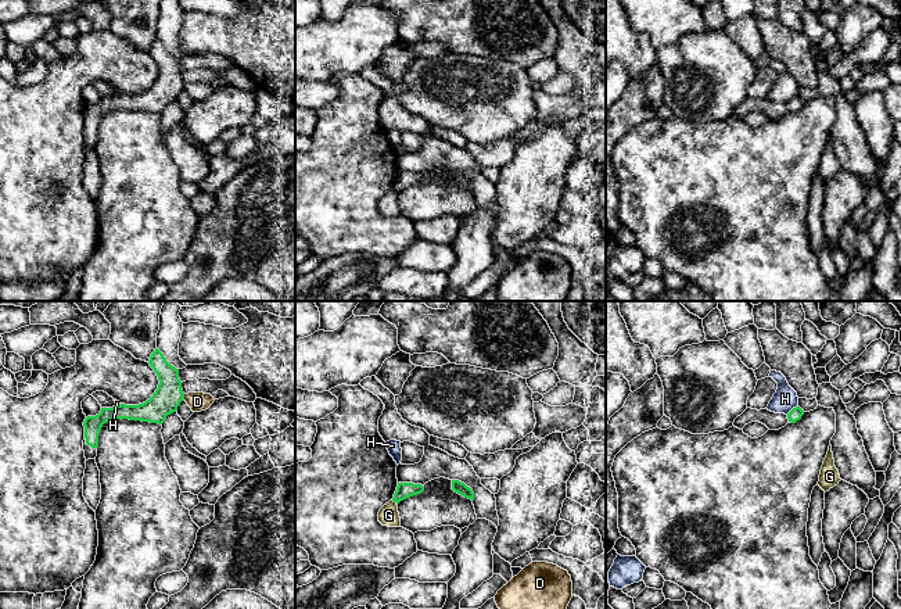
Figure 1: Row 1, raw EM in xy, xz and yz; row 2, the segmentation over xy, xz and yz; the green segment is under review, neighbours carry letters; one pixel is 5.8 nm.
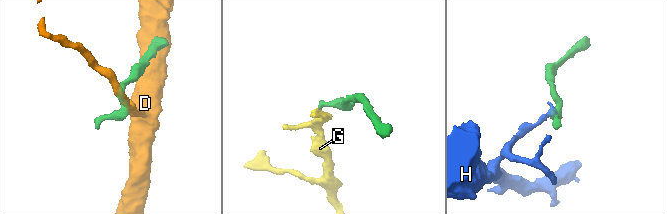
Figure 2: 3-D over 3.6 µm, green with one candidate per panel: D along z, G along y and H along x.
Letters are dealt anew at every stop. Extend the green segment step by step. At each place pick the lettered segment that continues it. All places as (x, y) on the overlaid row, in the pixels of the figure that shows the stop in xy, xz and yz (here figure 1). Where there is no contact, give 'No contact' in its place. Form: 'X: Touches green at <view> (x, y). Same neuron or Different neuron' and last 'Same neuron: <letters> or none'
D: Touches green at xy (183, 397). Different neuron
G: Touches green at xz (395, 501). Different neuron
H: Touches green at yz (792, 409). Different neuron
Same neuron: none

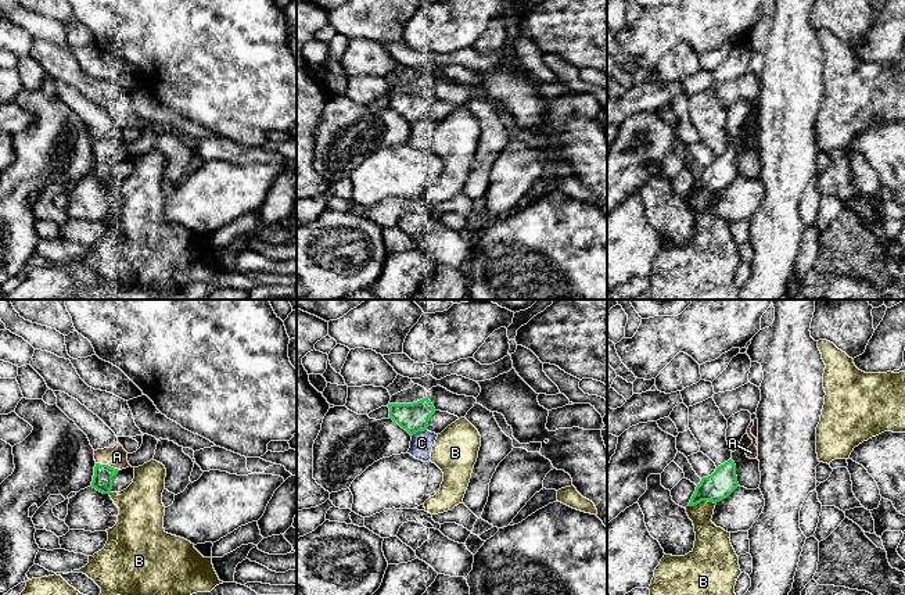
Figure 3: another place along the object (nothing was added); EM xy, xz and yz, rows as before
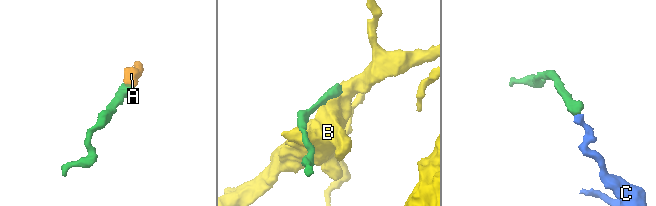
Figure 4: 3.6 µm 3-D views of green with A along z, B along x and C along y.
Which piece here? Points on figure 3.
A: Touches green at xy (107, 465). Same neuron
B: Touches green at yz (701, 499). Different neuron
C: Touches green at xz (419, 430). Different neuron
Same neuron: A

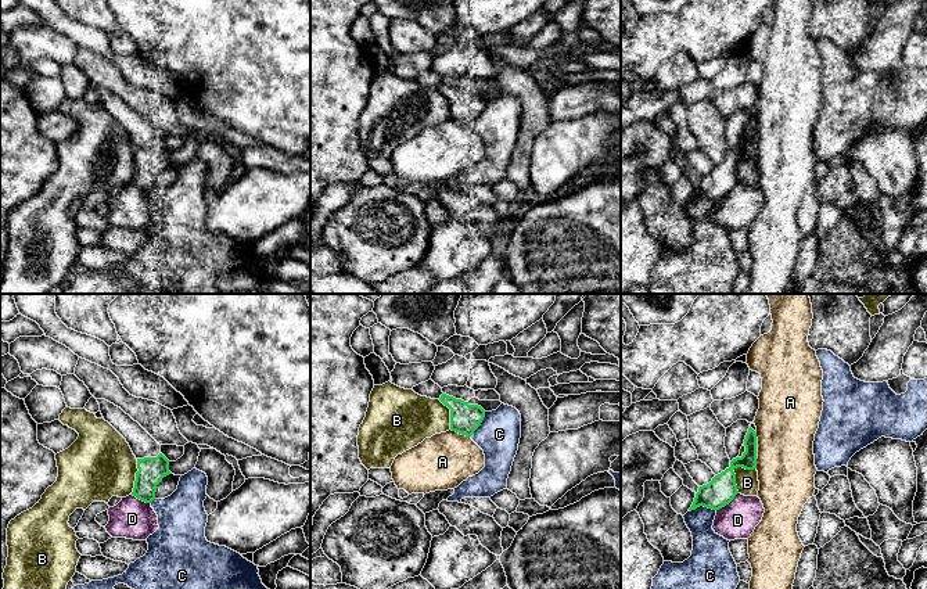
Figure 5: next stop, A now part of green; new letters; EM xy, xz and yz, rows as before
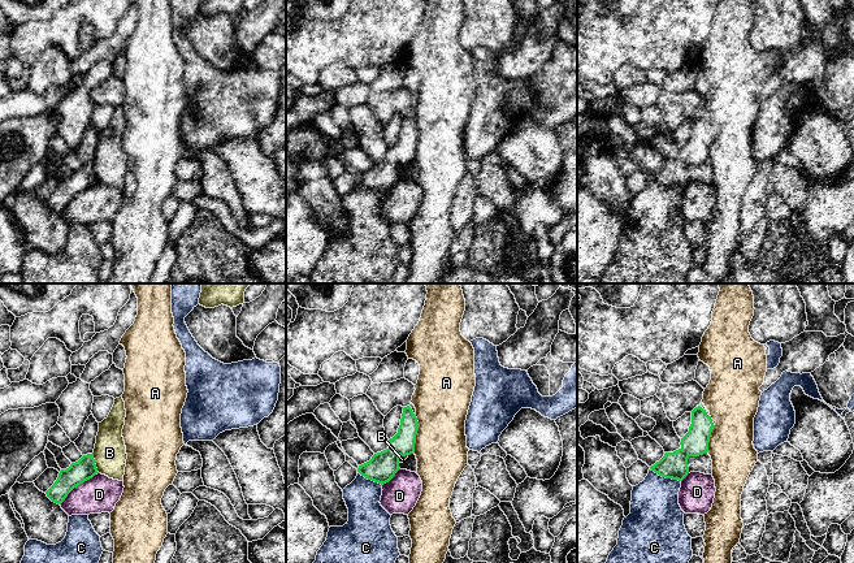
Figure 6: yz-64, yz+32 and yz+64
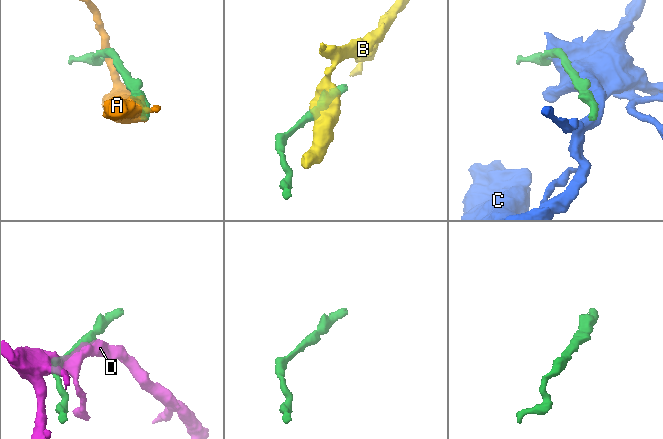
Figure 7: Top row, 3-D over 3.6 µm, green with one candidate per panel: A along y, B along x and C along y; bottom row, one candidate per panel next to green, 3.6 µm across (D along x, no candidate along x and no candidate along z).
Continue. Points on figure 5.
A: Touches green at xz (460, 433). Different neuron
B: Touches green at yz (732, 470). Different neuron
C: Touches green at yz (701, 505). Different neuron
D: Touches green at yz (728, 503). Different neuron
Same neuron: none

